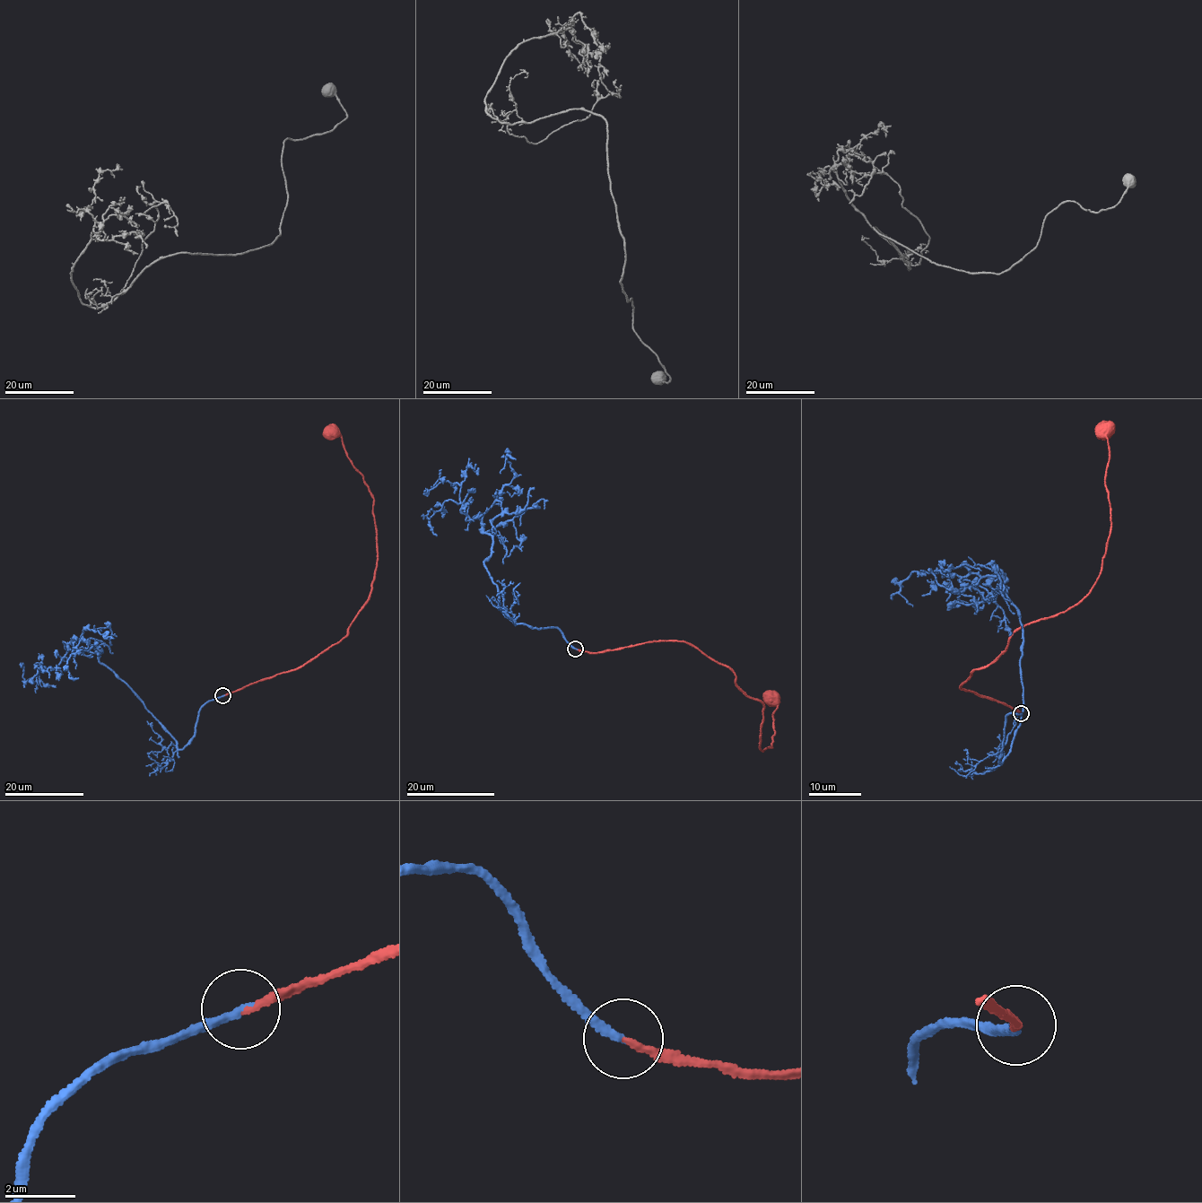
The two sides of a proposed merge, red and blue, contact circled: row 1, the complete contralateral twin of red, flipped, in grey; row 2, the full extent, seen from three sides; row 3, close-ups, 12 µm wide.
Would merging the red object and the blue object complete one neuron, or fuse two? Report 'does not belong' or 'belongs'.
belongs

